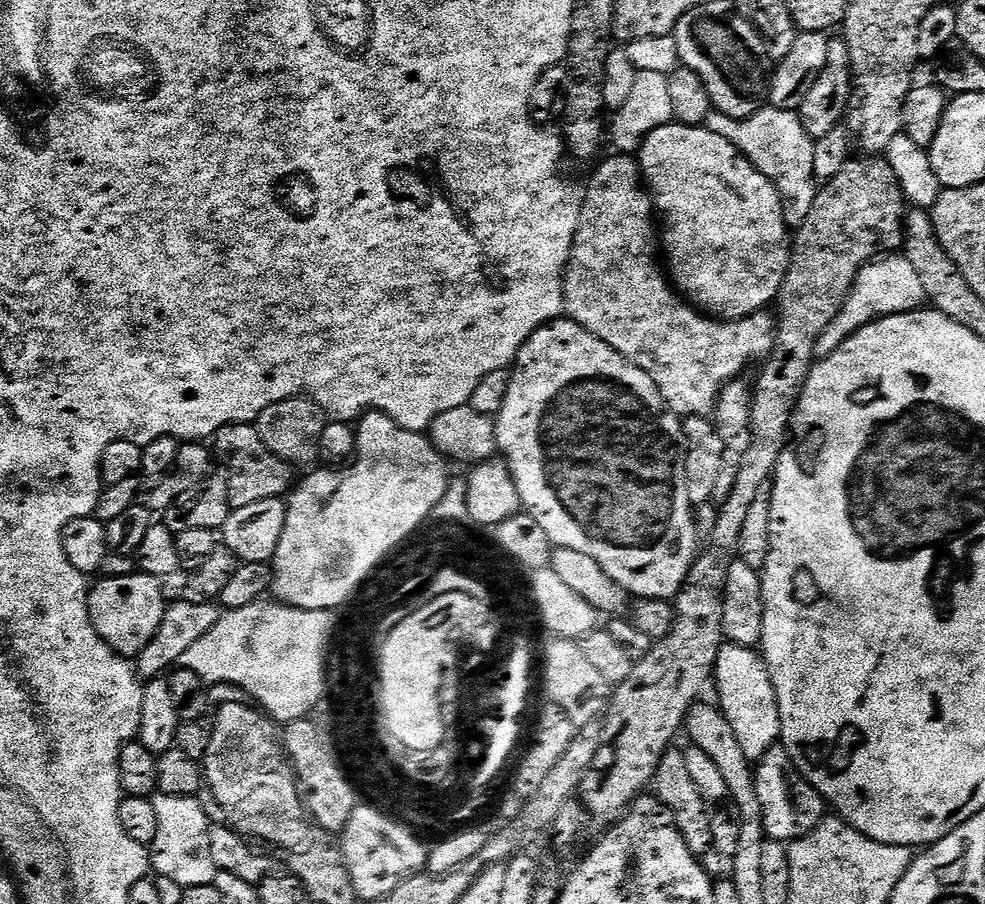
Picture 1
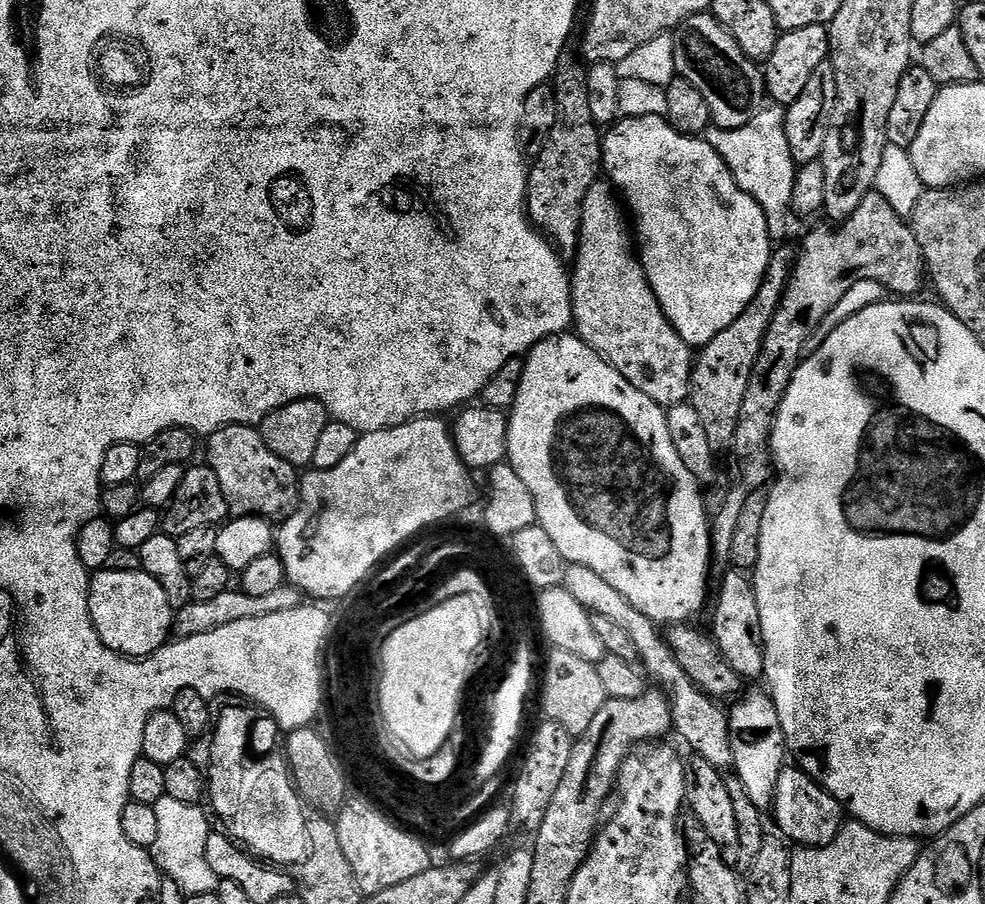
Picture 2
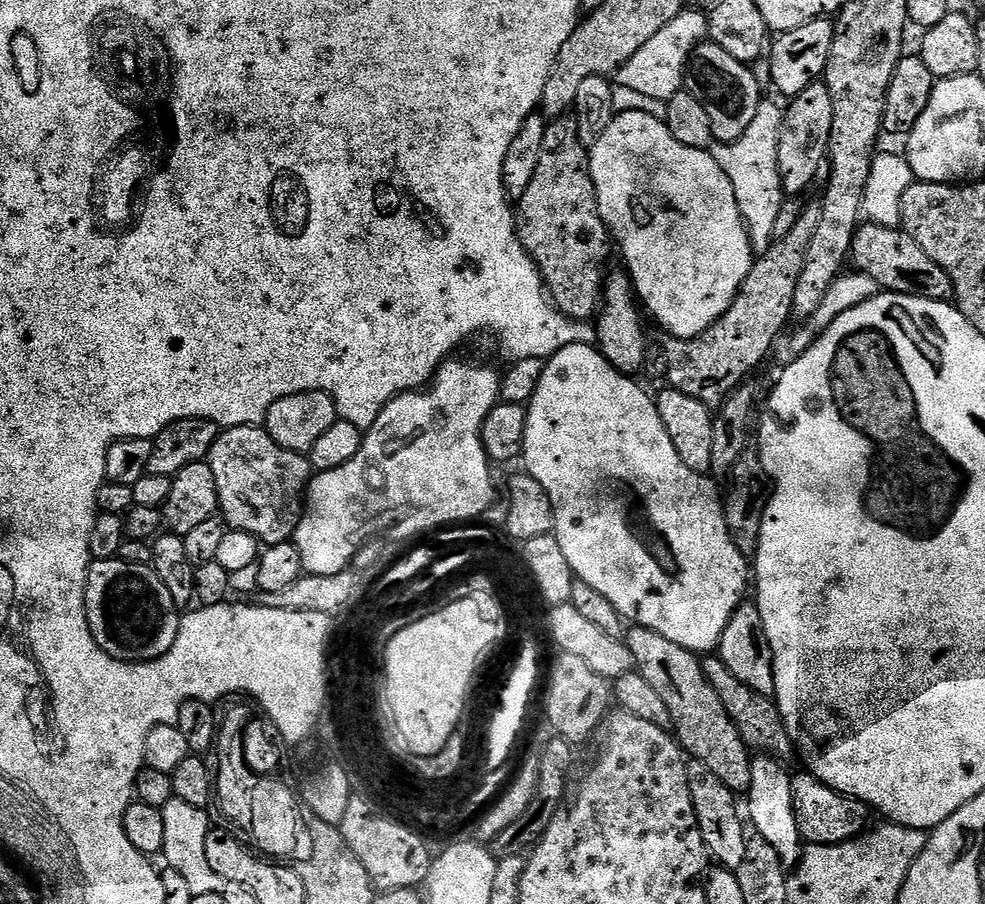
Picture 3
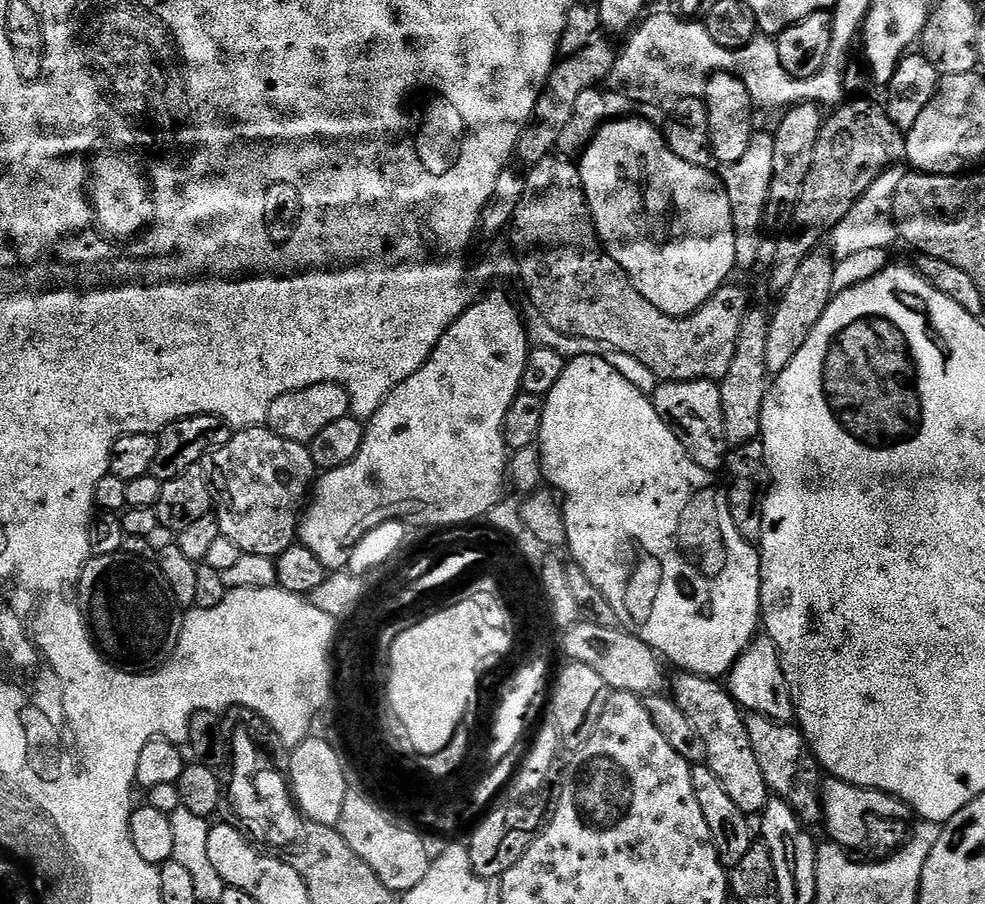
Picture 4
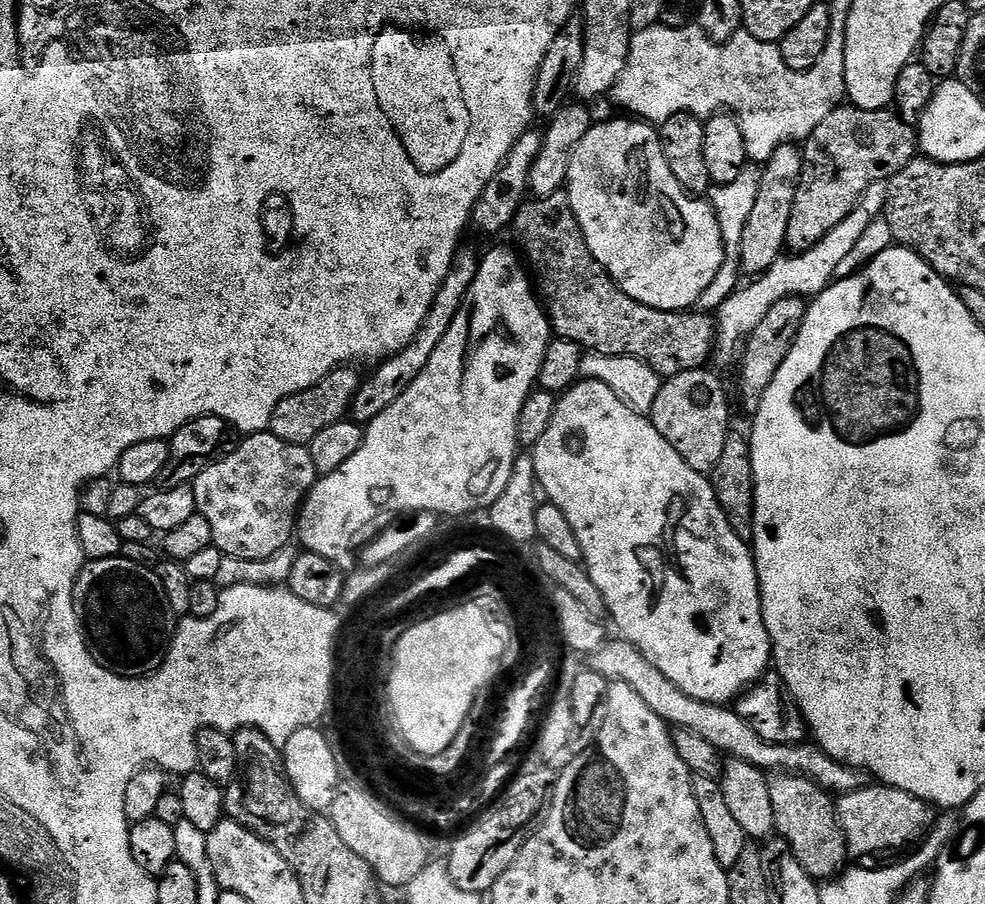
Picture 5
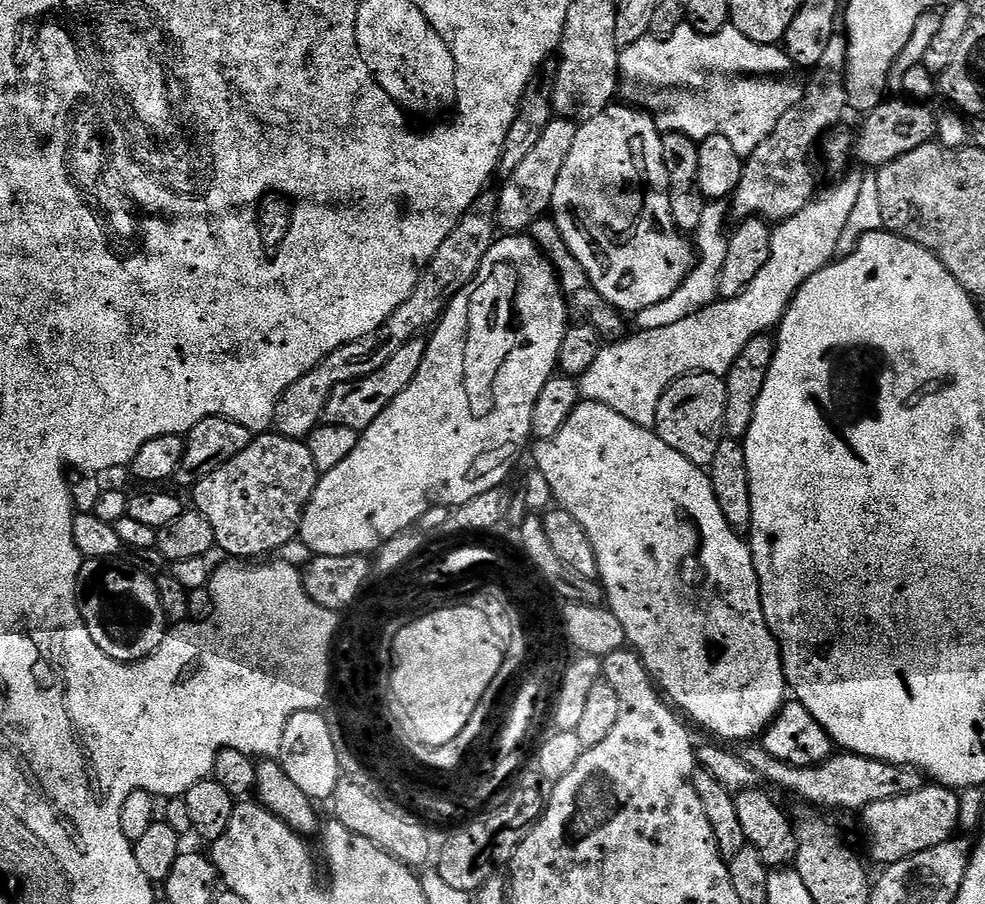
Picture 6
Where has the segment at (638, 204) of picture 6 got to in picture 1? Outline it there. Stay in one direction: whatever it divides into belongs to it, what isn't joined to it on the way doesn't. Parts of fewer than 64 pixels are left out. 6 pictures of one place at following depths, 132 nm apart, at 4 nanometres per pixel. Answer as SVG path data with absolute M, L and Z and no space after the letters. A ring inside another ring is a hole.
M671 122L654 129L638 149L638 163L655 211L659 213L659 223L660 220L664 223L662 256L668 259L667 271L679 295L705 317L720 322L741 320L767 309L780 295L784 267L790 255L786 236L784 240L784 202L772 181L757 172L729 140L706 126Z

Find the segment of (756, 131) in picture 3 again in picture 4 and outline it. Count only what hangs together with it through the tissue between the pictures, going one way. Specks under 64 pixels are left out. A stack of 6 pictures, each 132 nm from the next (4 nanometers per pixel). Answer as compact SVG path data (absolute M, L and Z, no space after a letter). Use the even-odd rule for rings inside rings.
M757 131L748 143L748 149L742 162L727 165L725 176L722 176L724 192L730 198L732 225L736 231L736 267L748 270L754 263L754 254L762 237L764 207L770 190L770 178L774 166L774 138L772 132Z

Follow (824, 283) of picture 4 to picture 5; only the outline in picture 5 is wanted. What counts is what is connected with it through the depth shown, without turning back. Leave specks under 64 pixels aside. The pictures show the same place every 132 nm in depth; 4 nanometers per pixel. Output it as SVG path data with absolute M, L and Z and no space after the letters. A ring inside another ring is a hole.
M801 297L782 298L782 302L774 302L774 306L770 306L766 318L762 318L762 322L758 322L755 330L748 335L742 348L742 355L738 360L738 365L740 364L740 404L748 411L748 414L755 414L762 406L762 398L770 382L774 382L774 374L778 374L778 366L786 362L786 354L790 354L792 344L796 340L798 330L807 313L808 304Z

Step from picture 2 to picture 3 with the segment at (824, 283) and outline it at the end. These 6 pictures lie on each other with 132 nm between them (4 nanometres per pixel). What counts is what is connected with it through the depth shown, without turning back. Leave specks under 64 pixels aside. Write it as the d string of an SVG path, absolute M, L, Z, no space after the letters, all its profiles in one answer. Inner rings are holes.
M861 223L852 243L850 264L857 272L864 272L885 292L897 292L918 298L951 301L954 296L952 279L934 262L929 254L910 238L903 227L887 228L877 224Z

